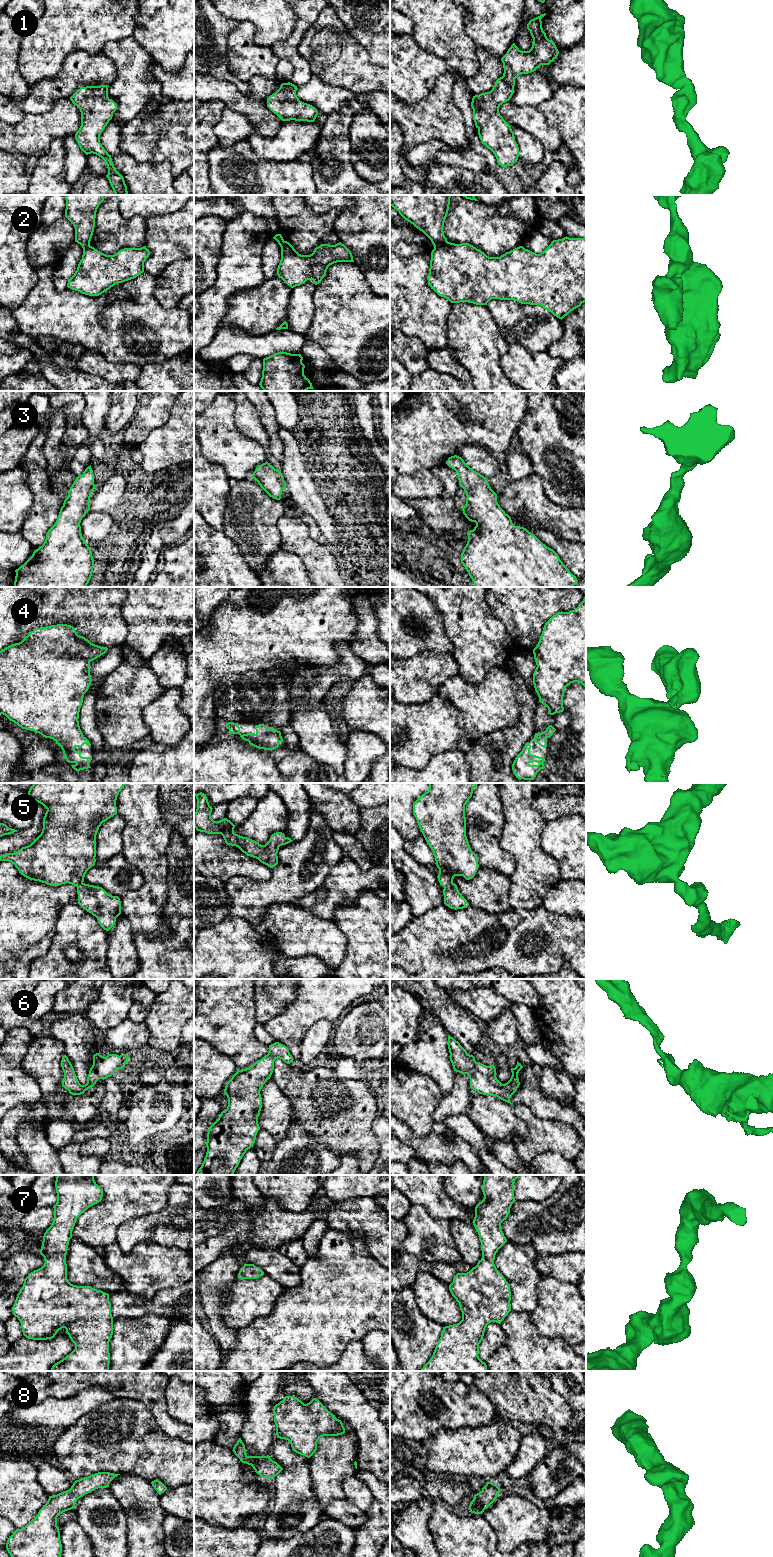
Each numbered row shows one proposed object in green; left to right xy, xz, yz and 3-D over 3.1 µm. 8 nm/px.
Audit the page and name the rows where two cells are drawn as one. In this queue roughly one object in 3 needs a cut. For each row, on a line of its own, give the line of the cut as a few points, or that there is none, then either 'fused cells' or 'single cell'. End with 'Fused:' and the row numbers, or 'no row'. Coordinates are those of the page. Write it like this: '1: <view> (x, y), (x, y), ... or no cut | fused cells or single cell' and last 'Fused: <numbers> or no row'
1: no cut | single cell
2: yz (447, 241), (434, 248) | fused cells
3: no cut | single cell
4: no cut | single cell
5: no cut | single cell
6: no cut | single cell
7: no cut | single cell
8: no cut | single cell
Fused: 2

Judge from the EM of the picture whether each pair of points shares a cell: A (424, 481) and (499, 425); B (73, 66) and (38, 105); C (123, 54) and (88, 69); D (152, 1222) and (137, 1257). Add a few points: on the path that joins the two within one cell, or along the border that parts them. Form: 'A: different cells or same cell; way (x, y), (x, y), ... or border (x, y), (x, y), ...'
A: different cells; border (431, 469), (420, 469), (408, 475)
B: same cell; way (66, 76), (47, 95)
C: different cells; border (101, 52), (115, 66), (115, 80), (113, 82)
D: different cells; border (166, 1246), (140, 1242), (127, 1252), (120, 1248)

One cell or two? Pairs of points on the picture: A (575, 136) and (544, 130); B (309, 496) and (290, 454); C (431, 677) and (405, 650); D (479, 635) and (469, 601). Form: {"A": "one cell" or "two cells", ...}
{"A": "two cells", "B": "one cell", "C": "two cells", "D": "one cell"}

